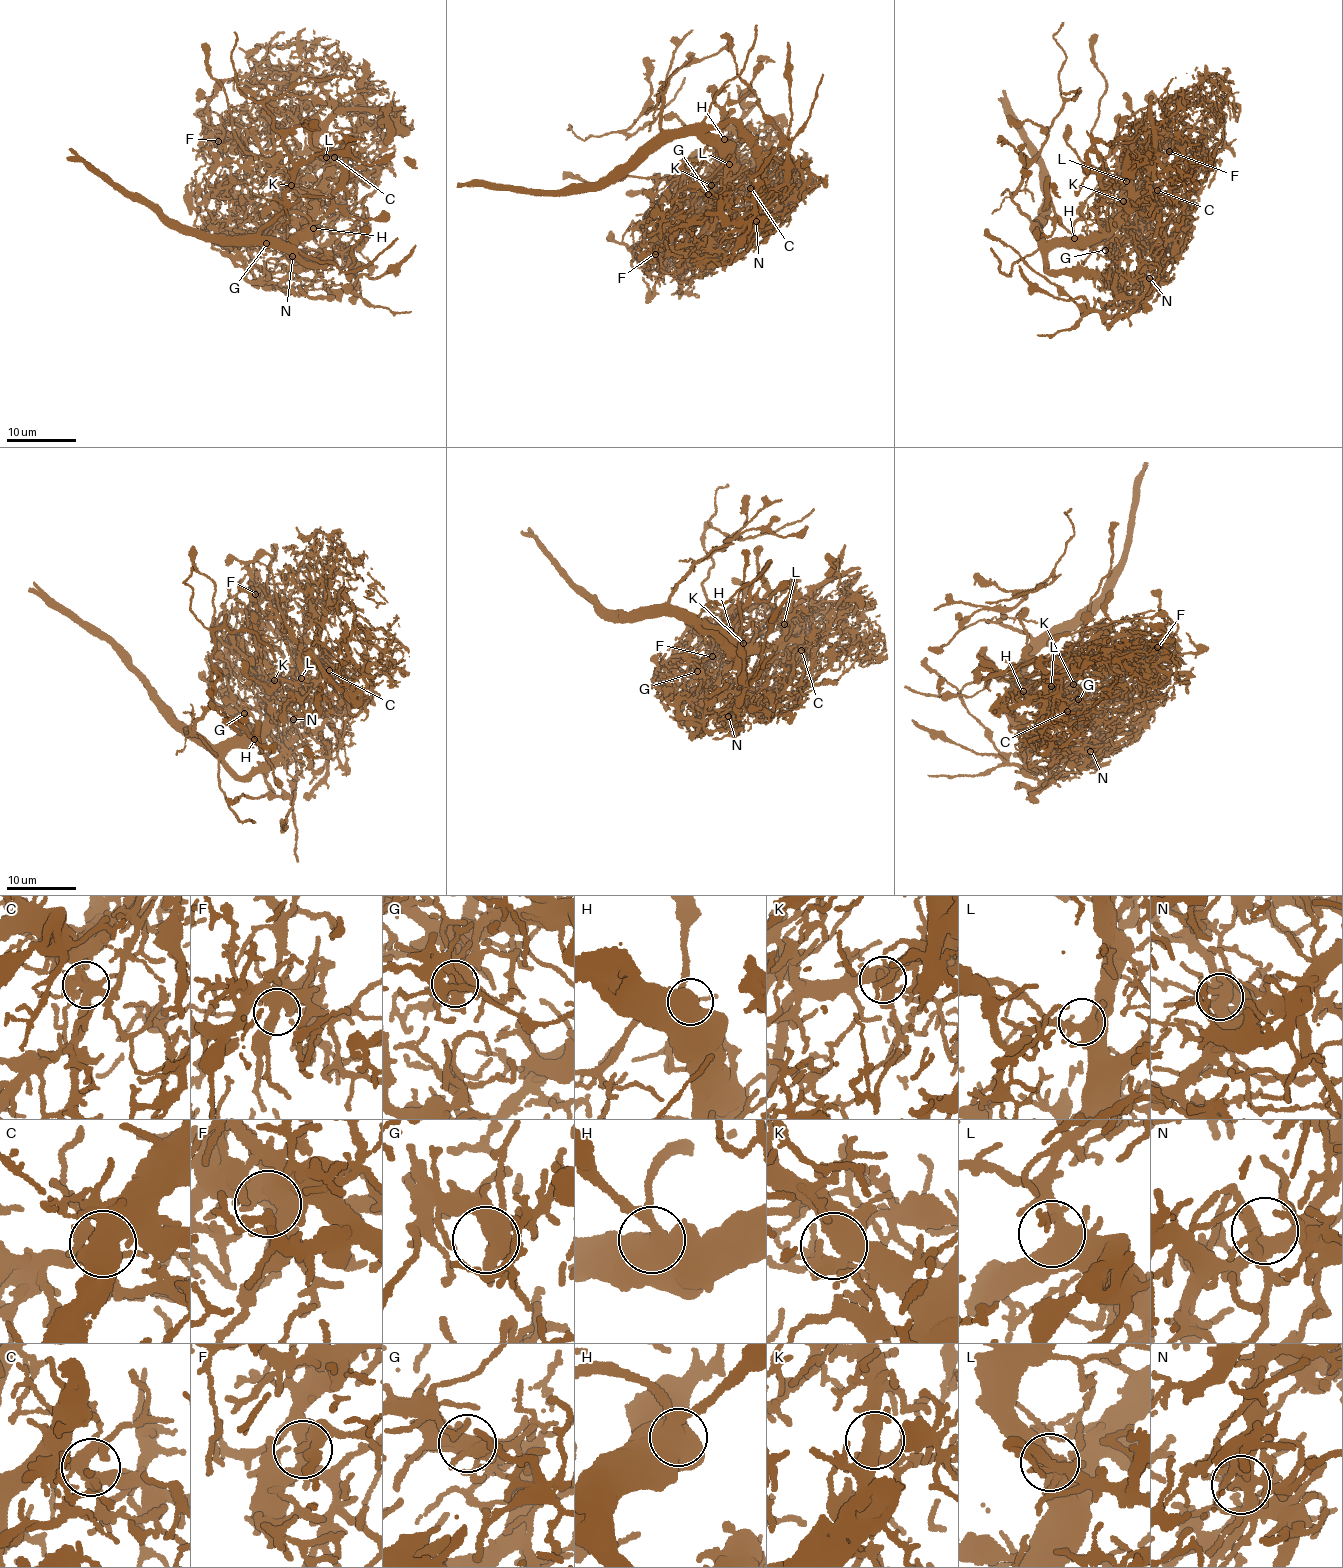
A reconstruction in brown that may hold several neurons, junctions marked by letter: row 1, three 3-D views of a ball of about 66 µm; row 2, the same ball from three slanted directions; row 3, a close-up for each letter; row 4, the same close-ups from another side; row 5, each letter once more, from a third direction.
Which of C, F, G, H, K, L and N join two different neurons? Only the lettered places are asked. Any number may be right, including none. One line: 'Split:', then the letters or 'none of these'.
Split: none of these

